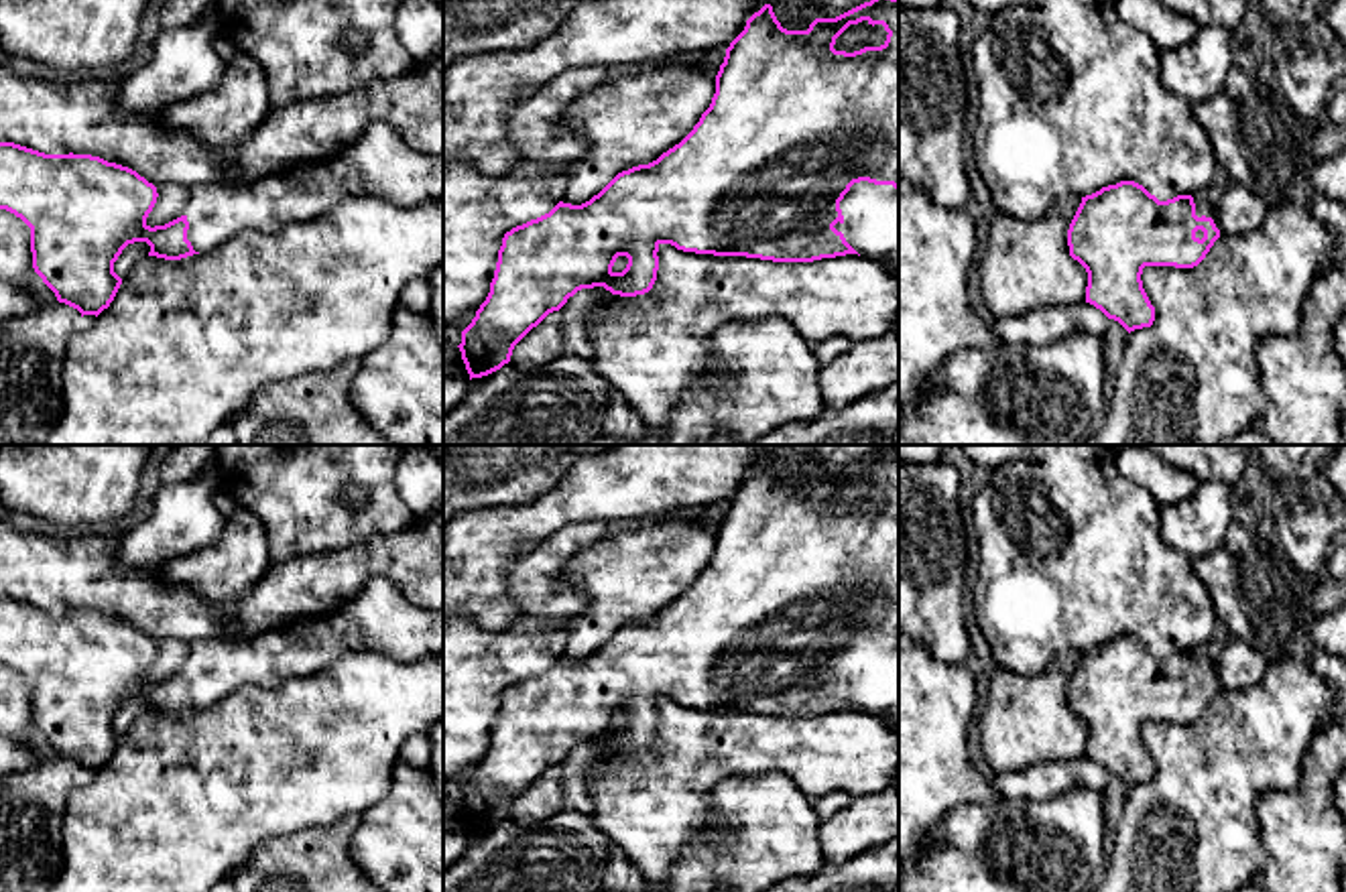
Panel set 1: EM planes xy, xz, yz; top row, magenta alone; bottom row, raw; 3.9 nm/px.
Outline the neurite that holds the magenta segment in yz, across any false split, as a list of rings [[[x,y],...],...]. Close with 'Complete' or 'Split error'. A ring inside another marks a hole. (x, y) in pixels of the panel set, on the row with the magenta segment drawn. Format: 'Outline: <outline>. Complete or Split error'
Outline: [[[1135,181],[1082,197],[1067,230],[1069,256],[1088,272],[1086,303],[1128,333],[1155,321],[1143,268],[1194,268],[1218,238],[1214,219],[1191,195],[1159,201]]]. Split error

